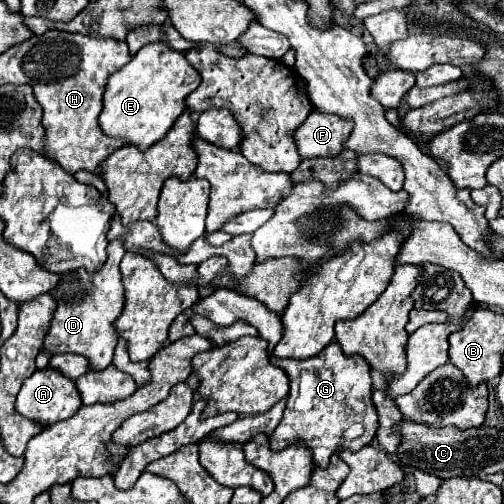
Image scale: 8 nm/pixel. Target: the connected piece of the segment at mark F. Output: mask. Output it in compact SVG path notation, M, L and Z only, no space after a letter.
M311 111L305 123L295 131L299 155L305 157L333 157L339 155L349 137L353 121L323 111Z

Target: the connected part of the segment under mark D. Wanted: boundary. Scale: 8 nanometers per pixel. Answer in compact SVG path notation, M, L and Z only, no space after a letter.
M111 241L107 247L107 263L97 271L95 275L89 275L83 269L77 269L71 279L71 289L85 291L85 297L73 297L73 299L57 299L57 309L53 313L53 319L49 323L49 329L43 339L43 351L57 355L57 353L77 353L83 355L89 361L89 371L103 371L111 365L117 335L113 331L113 321L123 311L123 283L119 273L119 263L125 255L123 241Z

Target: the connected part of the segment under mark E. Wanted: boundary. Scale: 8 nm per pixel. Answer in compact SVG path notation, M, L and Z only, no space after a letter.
M149 43L109 77L103 95L103 111L99 115L99 127L105 135L123 139L137 145L141 151L159 141L185 111L183 99L199 87L199 73L187 63L183 53L169 49L163 43Z

